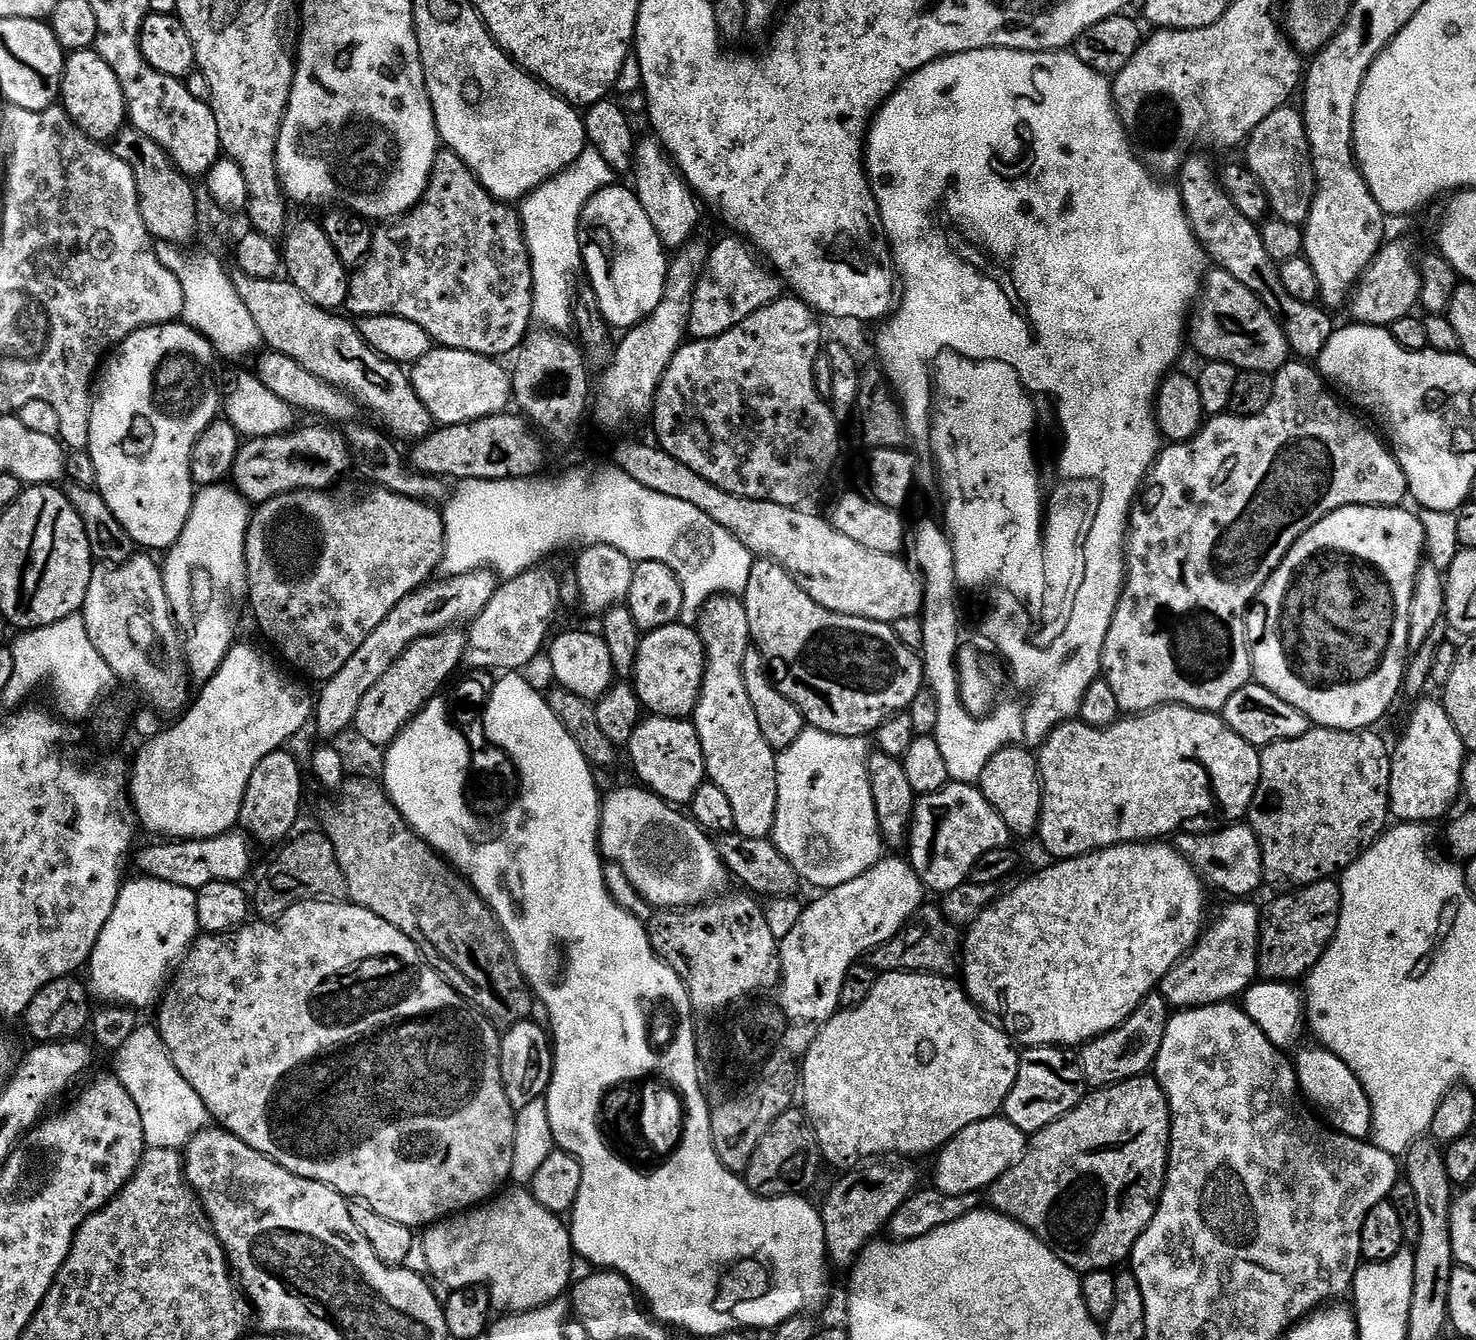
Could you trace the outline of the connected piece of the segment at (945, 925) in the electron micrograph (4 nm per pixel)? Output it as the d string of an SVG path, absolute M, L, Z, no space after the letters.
M921 905L919 911L905 925L900 938L889 940L875 949L870 956L871 967L881 973L905 970L908 972L952 974L958 968L958 956L962 948L962 934L957 925L949 922L941 907Z

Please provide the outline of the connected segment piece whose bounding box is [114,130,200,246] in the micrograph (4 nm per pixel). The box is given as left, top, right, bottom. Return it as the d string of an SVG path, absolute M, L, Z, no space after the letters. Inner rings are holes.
M125 130L116 137L114 151L134 174L134 182L140 199L140 213L146 230L153 241L164 246L184 246L196 236L196 227L200 224L200 212L196 209L196 192L189 177L182 175L168 153L158 142L146 134L135 130Z

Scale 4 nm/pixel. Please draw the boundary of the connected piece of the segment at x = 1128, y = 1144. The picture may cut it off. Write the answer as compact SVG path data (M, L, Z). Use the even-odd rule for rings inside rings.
M1145 1074L1142 1076L1135 1076L1134 1078L1130 1078L1129 1080L1123 1080L1121 1084L1110 1084L1107 1086L1100 1086L1095 1089L1096 1092L1093 1094L1085 1095L1084 1099L1080 1101L1079 1104L1076 1105L1072 1111L1068 1112L1063 1116L1061 1120L1056 1120L1050 1126L1046 1126L1041 1132L1035 1133L1031 1137L1030 1143L1027 1145L1026 1151L1024 1153L1024 1157L1018 1160L1013 1168L1009 1170L1005 1176L1000 1177L999 1180L996 1181L995 1184L992 1185L990 1189L990 1195L992 1195L992 1204L991 1207L995 1209L995 1211L1002 1213L1003 1216L1011 1216L1013 1220L1018 1221L1020 1224L1024 1224L1030 1231L1036 1233L1037 1236L1040 1237L1041 1240L1046 1244L1051 1244L1053 1248L1056 1249L1056 1253L1064 1259L1066 1263L1068 1263L1071 1268L1079 1270L1081 1273L1090 1272L1093 1270L1112 1270L1115 1269L1115 1264L1120 1264L1129 1259L1132 1255L1132 1247L1136 1245L1138 1242L1138 1238L1141 1234L1146 1230L1146 1226L1152 1219L1154 1218L1154 1214L1156 1213L1156 1205L1157 1201L1159 1201L1160 1194L1162 1191L1161 1181L1154 1175L1154 1170L1152 1170L1152 1164L1150 1164L1150 1084L1153 1084L1154 1081L1157 1080L1155 1075Z

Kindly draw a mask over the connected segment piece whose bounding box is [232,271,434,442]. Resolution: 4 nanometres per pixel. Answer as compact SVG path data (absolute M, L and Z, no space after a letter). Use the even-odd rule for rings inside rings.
M237 271L232 281L242 302L246 302L246 310L250 310L254 318L254 326L258 326L261 341L268 344L271 351L294 358L294 362L306 366L310 374L347 392L357 405L364 407L365 404L397 441L419 442L433 431L432 416L416 397L409 373L401 365L370 350L351 319L343 320L335 311L314 306L314 302L288 278L259 280Z

